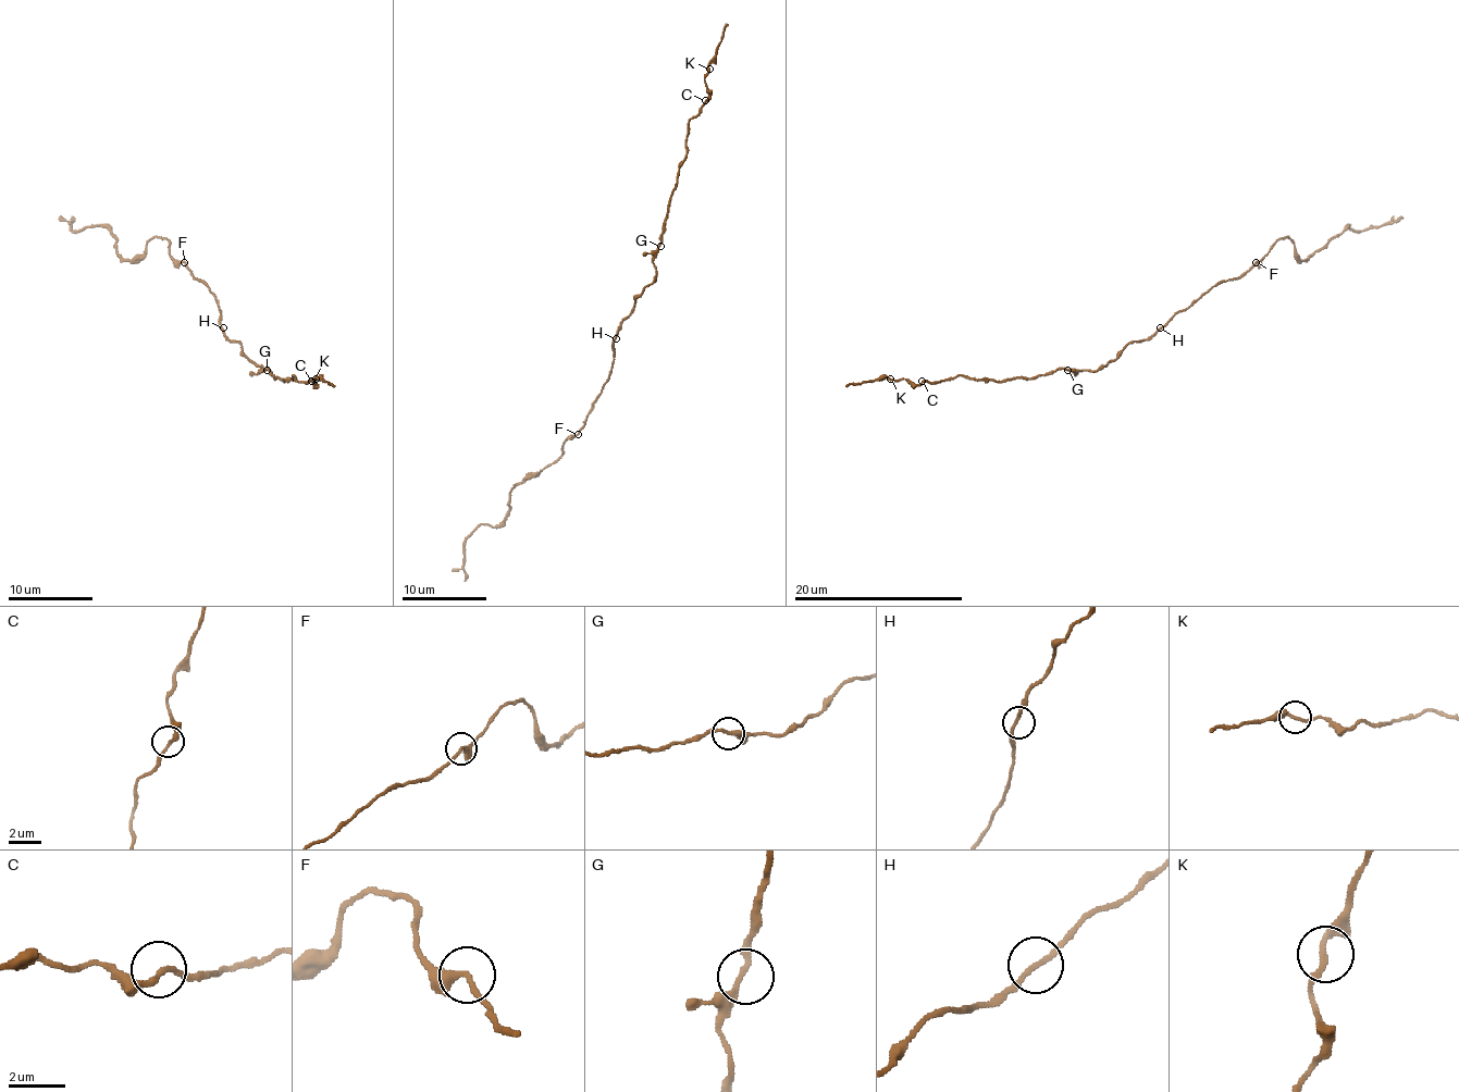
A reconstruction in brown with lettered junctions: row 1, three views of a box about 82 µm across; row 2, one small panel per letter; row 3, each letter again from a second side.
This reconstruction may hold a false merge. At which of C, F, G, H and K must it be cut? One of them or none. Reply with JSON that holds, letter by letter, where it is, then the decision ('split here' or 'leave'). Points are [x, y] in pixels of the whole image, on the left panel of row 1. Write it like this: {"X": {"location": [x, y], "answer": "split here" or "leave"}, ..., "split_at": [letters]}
{"C": {"location": [311, 381], "answer": "leave"}, "F": {"location": [184, 262], "answer": "leave"}, "G": {"location": [267, 370], "answer": "leave"}, "H": {"location": [223, 327], "answer": "leave"}, "K": {"location": [316, 379], "answer": "leave"}, "split_at": []}

